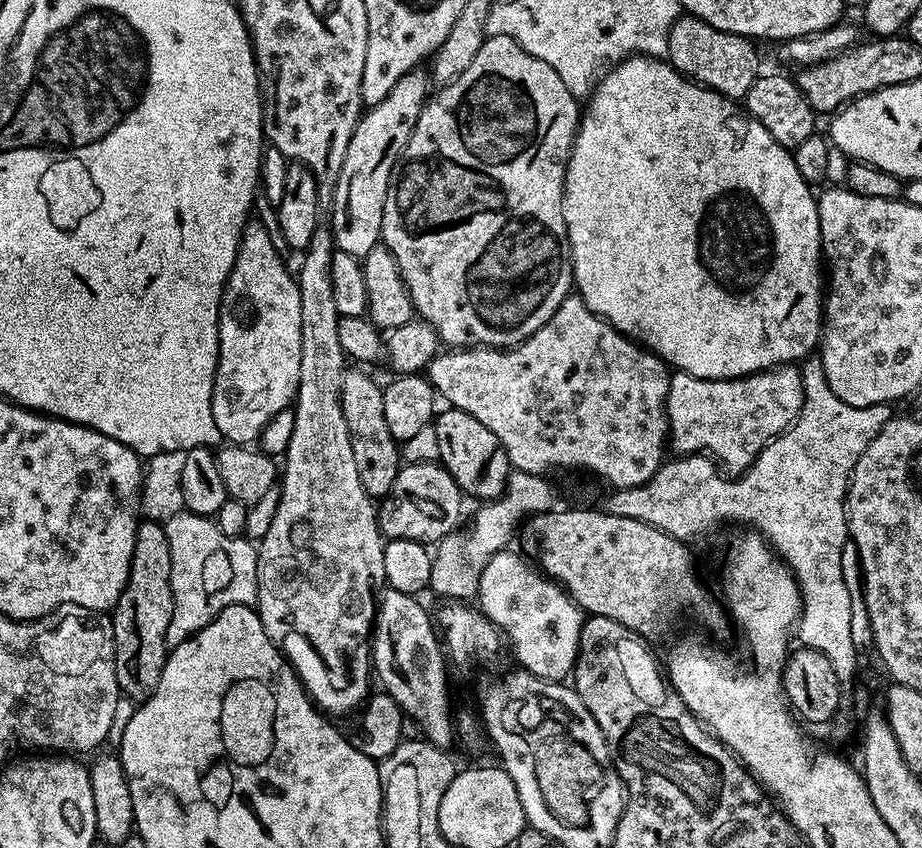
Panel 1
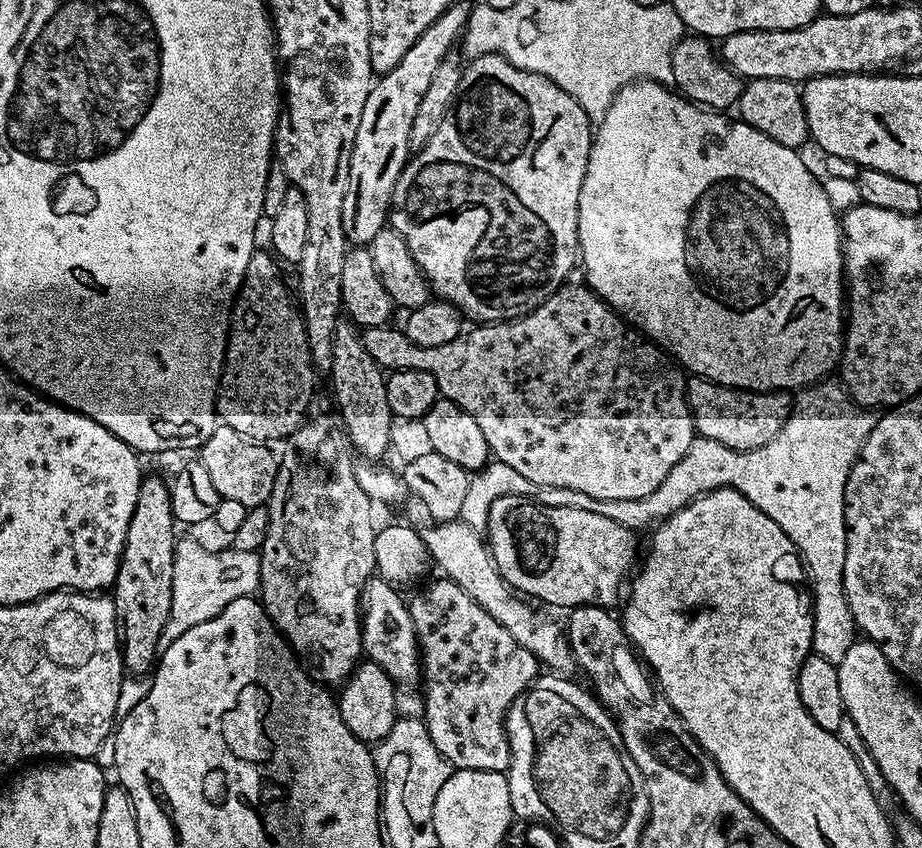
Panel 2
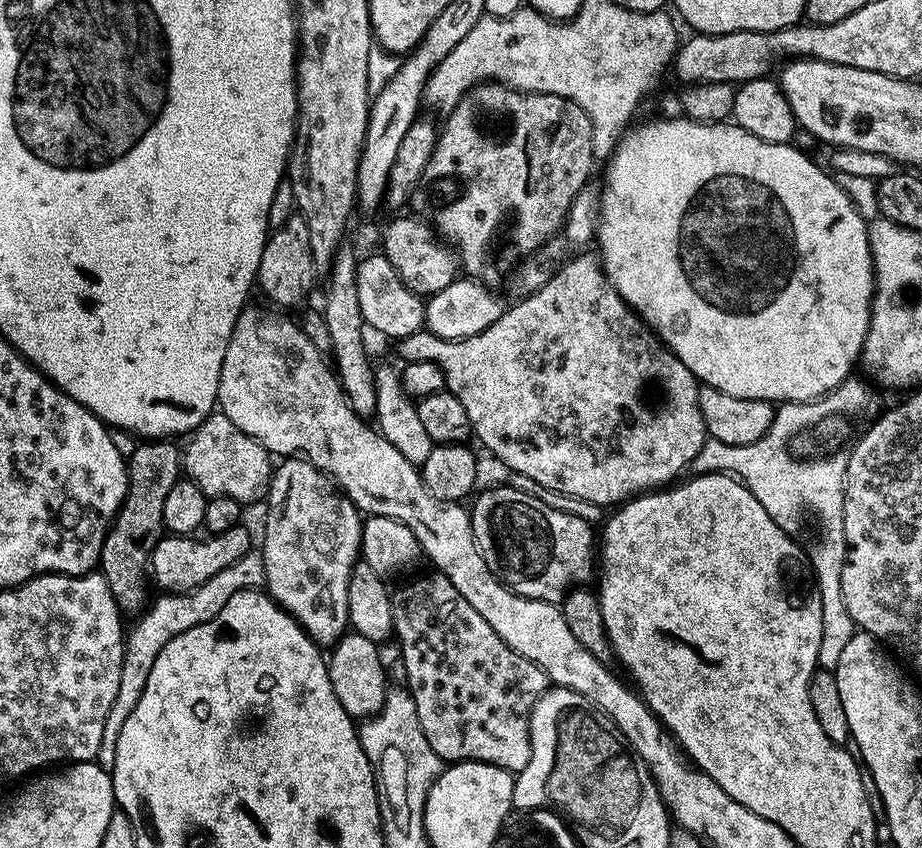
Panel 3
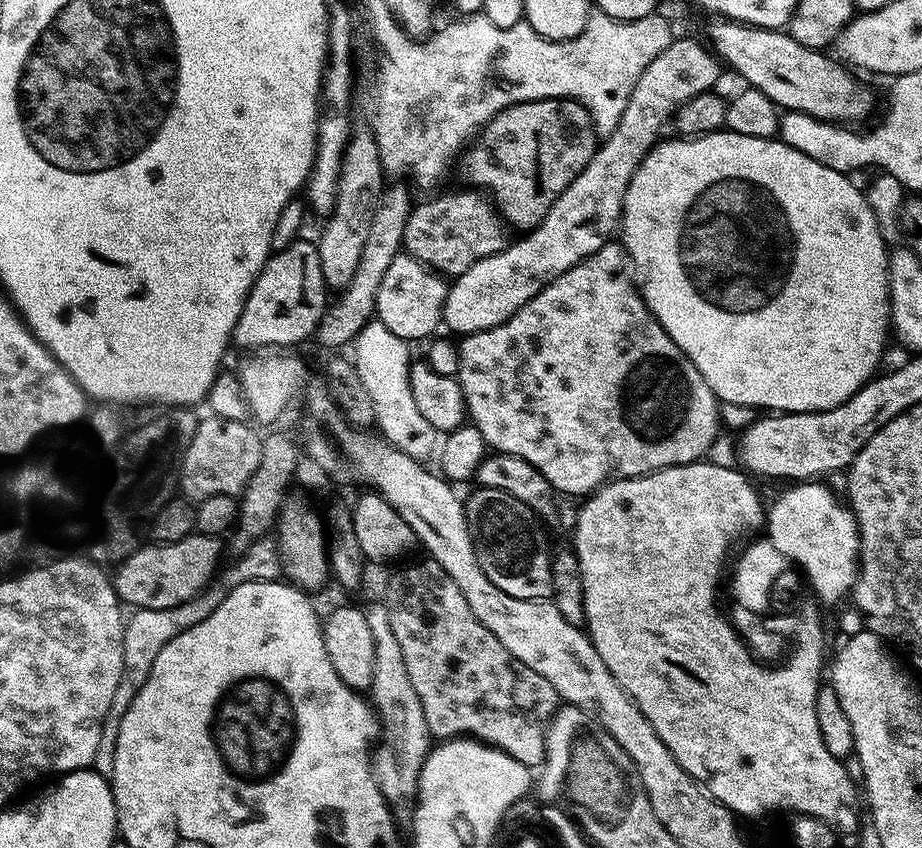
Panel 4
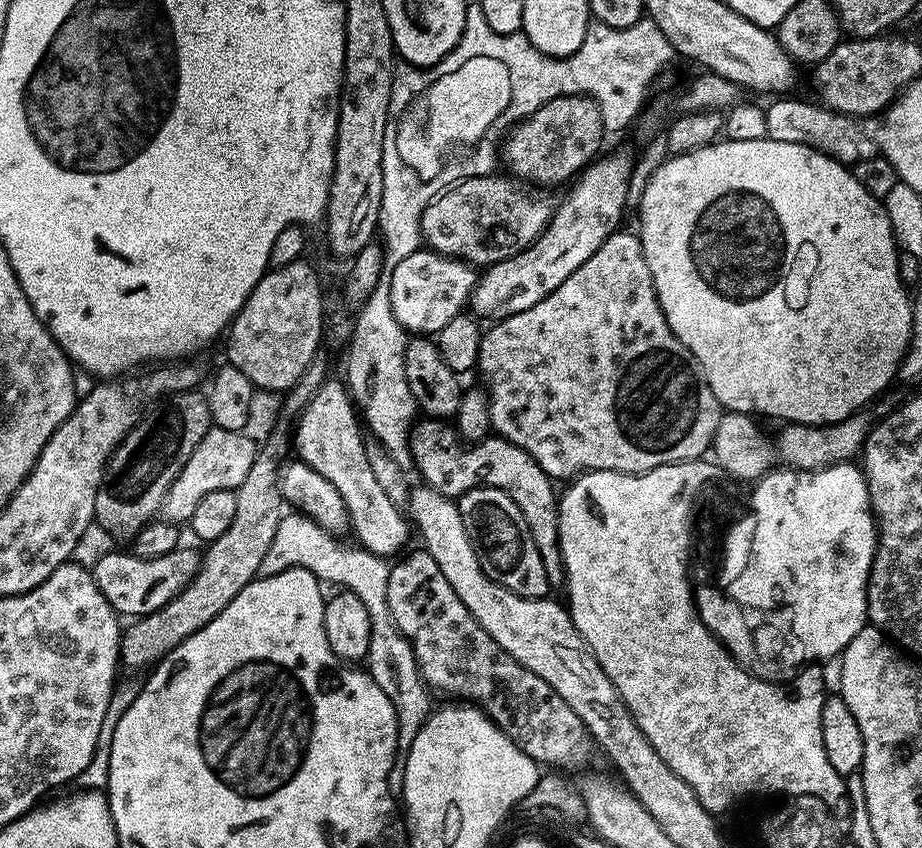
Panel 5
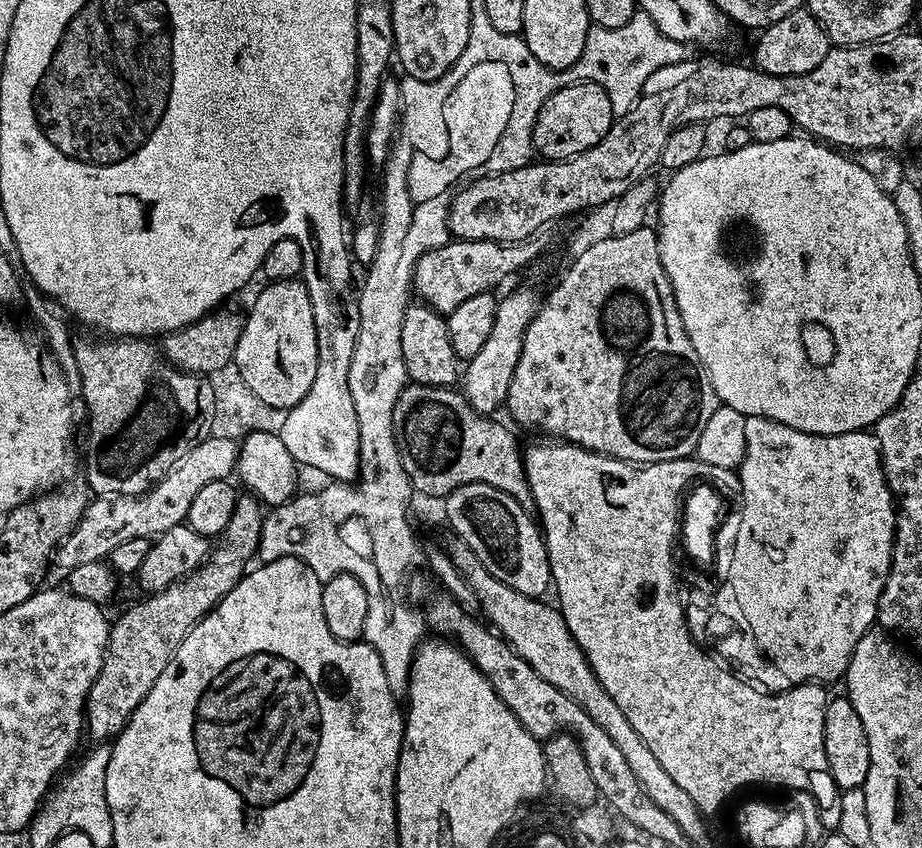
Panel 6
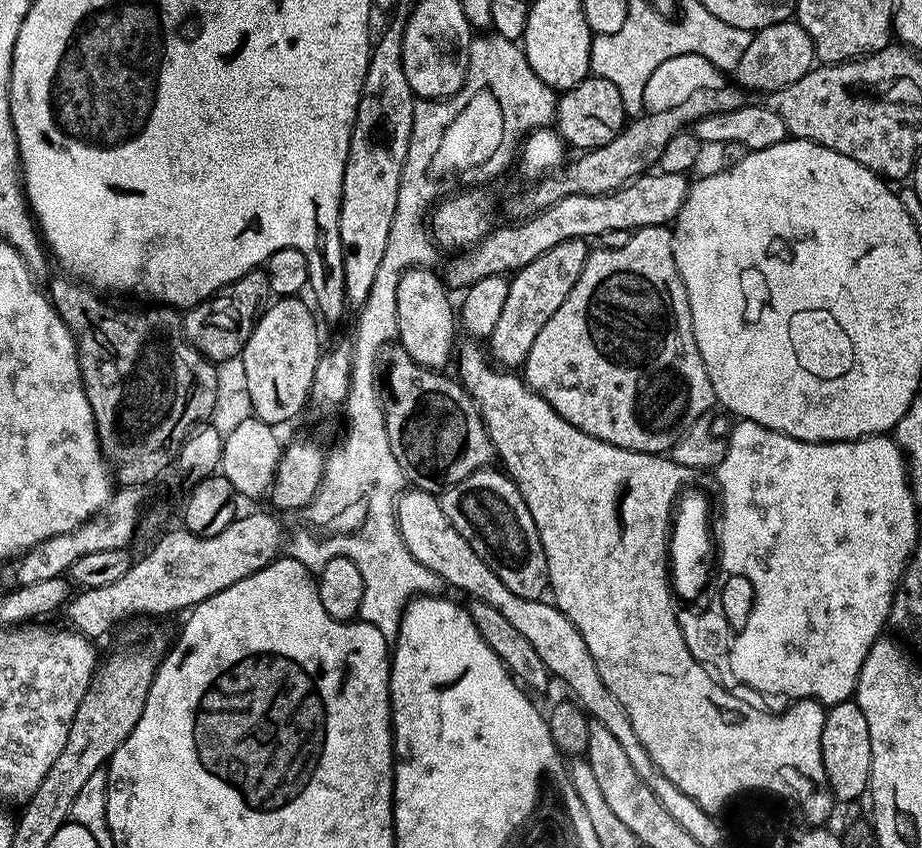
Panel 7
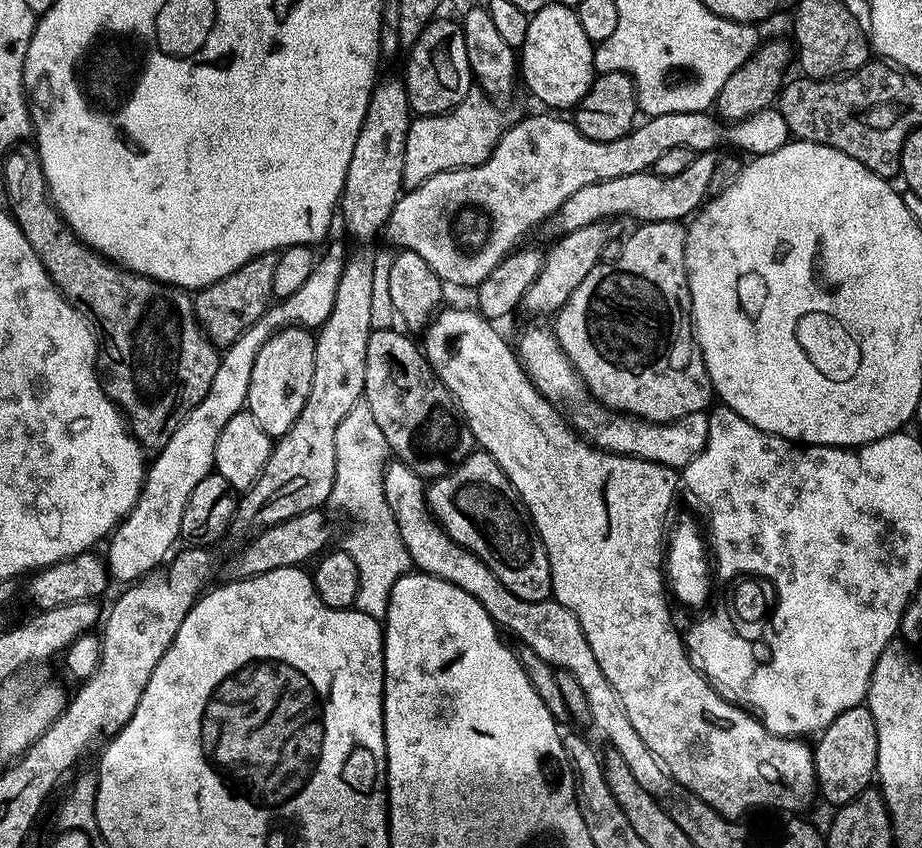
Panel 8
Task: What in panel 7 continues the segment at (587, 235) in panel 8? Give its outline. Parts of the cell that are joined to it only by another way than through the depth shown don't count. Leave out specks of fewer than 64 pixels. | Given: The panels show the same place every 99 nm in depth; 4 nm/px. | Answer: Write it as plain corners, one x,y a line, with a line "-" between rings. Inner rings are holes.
567,240
554,246
554,250
546,250
542,258
534,258
530,266
522,266
508,282
506,303
502,306
502,314
494,326
492,335
487,337
486,348
491,359
505,370
516,370
530,354
530,346
534,346
534,338
542,331
542,326
550,322
554,310
566,302
566,294
574,290
574,282
582,274
582,266
586,266
590,244
588,240

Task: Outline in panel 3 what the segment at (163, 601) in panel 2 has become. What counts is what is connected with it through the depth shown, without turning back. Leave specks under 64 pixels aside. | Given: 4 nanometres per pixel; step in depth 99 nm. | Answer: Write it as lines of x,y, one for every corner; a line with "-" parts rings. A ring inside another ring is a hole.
152,438
140,442
132,456
130,452
127,457
128,493
104,539
98,565
110,586
110,594
114,594
116,604
124,614
139,613
150,600
150,561
156,543
166,532
162,518
166,494
170,494
170,486
174,486
182,476
182,452
172,444
175,443
168,438

